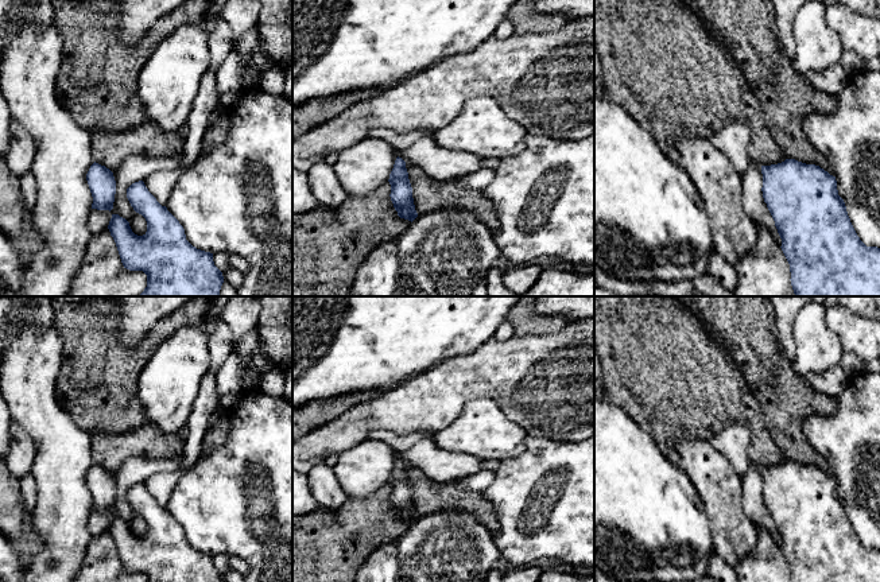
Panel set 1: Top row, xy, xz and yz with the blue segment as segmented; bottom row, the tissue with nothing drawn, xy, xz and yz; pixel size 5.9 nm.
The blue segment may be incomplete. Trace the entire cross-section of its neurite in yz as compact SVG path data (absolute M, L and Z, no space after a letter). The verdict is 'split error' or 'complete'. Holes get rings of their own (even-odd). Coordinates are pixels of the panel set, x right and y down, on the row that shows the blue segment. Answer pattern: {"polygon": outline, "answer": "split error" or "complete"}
{"polygon": "M795 159L761 166L763 198L782 238L782 251L790 264L795 296L880 296L880 248L867 247L857 236L838 195L836 176L815 164Z", "answer": "complete"}

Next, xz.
{"polygon": "M399 156L395 160L388 182L391 185L389 197L398 216L412 222L418 217L418 213L414 205L406 162Z", "answer": "complete"}

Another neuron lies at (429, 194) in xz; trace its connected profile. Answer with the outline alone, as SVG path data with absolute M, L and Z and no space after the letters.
M408 162L406 168L418 216L445 207L470 210L477 213L478 220L492 230L493 236L499 233L500 222L495 206L482 190L462 189L457 185L457 179L435 181L429 178L423 168Z

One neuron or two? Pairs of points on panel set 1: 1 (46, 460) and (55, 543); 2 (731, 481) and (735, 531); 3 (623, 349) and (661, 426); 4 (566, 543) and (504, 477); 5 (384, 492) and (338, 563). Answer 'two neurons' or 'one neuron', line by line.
1: one neuron
2: one neuron
3: one neuron
4: one neuron
5: one neuron

